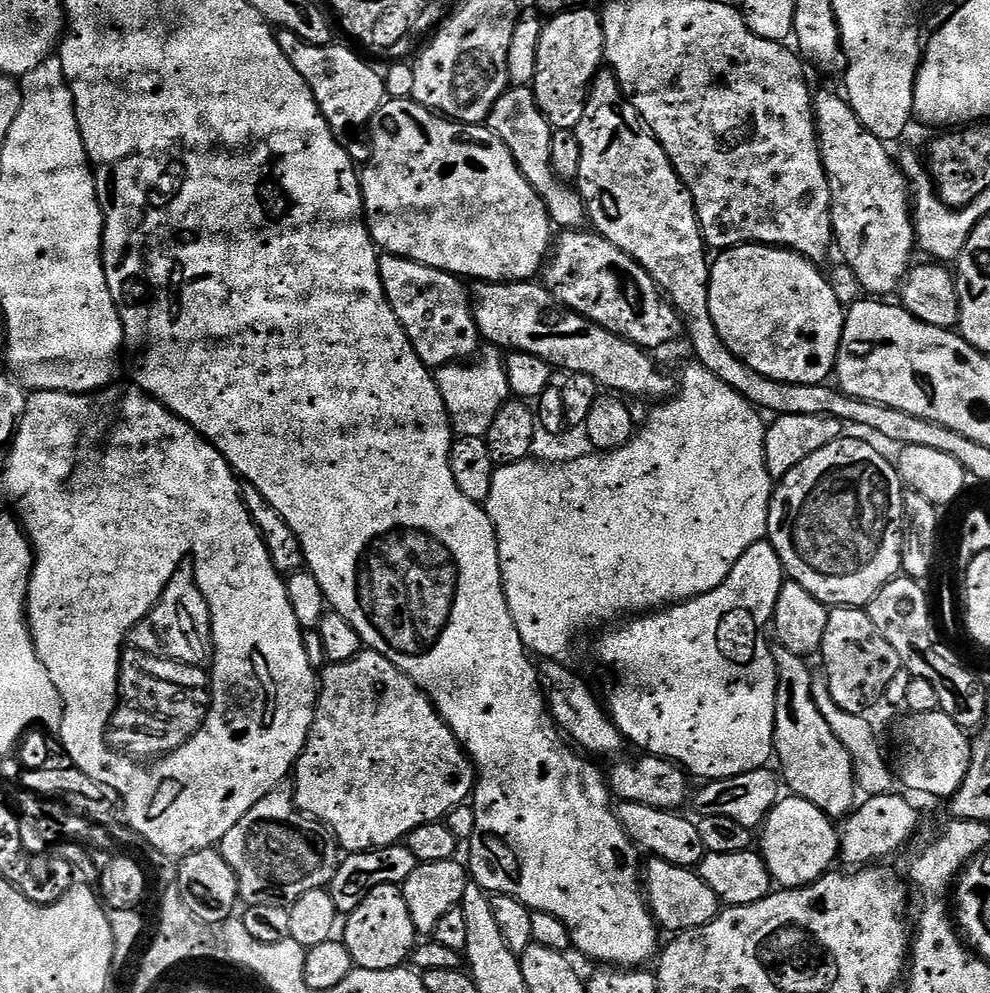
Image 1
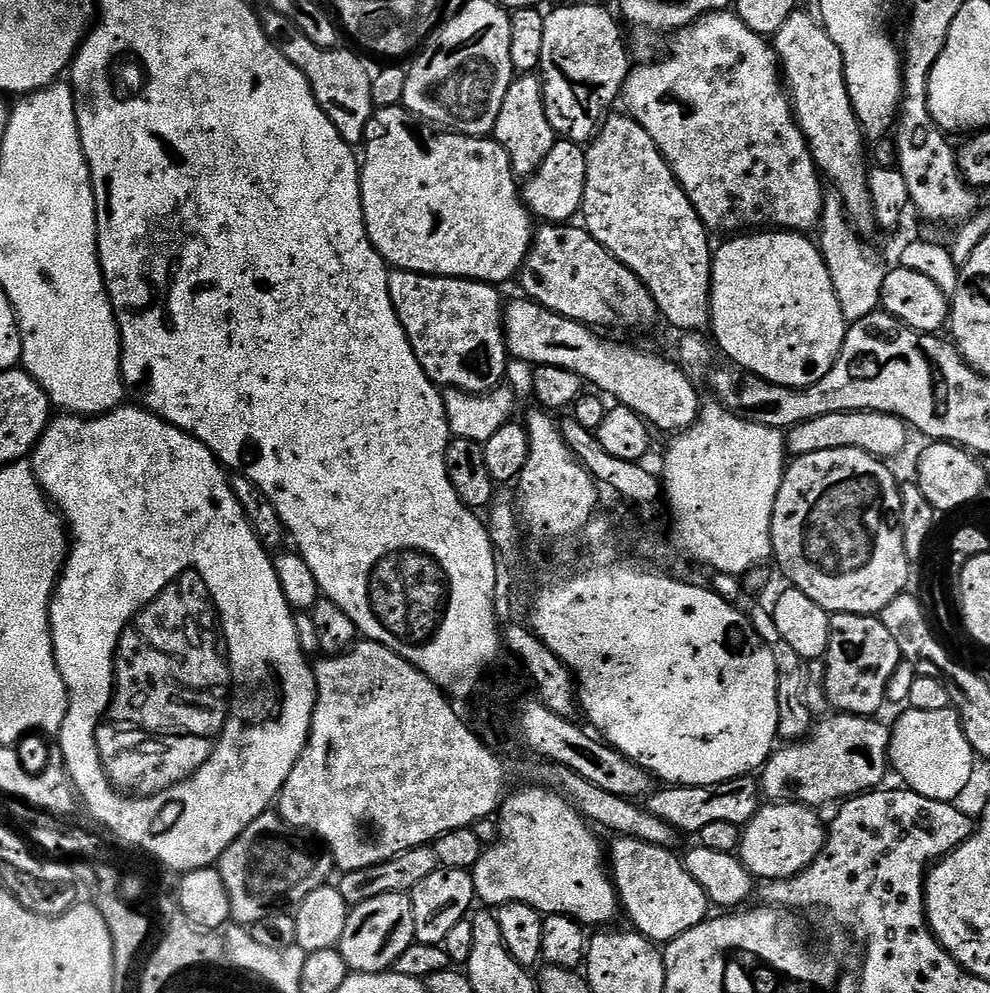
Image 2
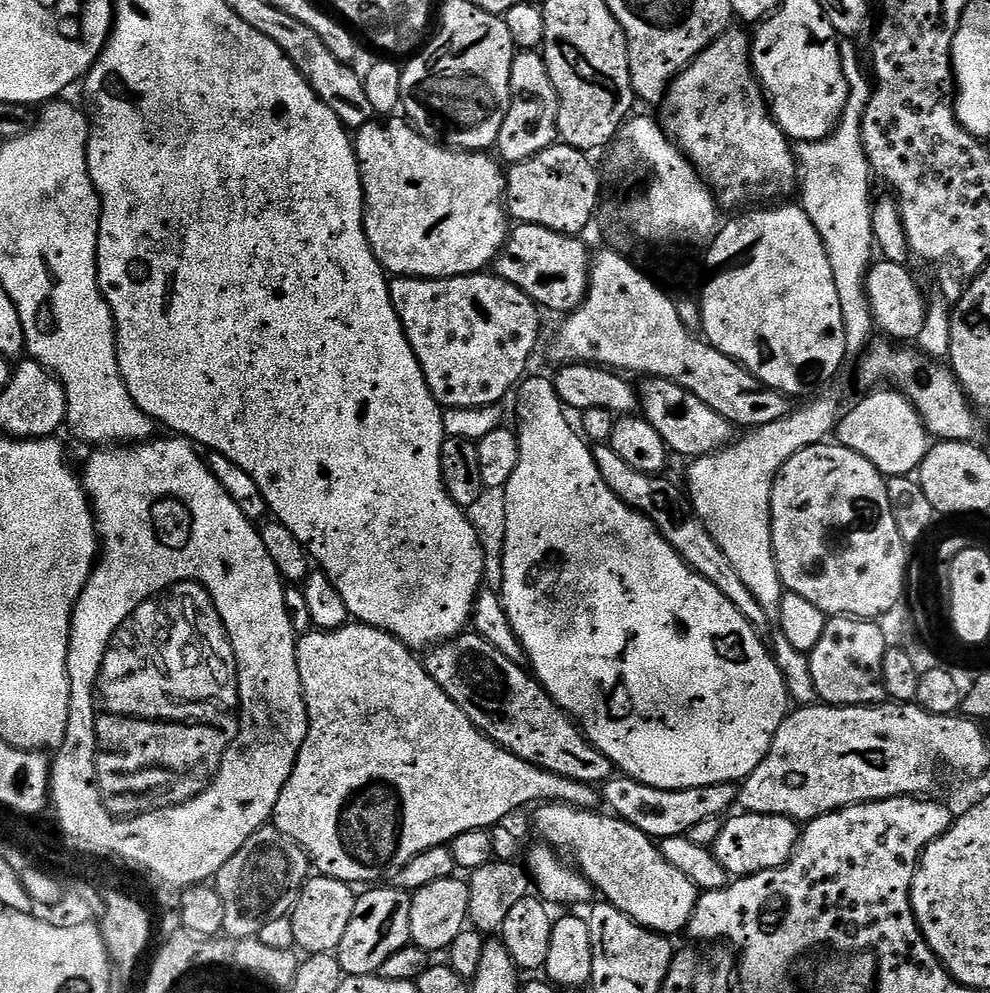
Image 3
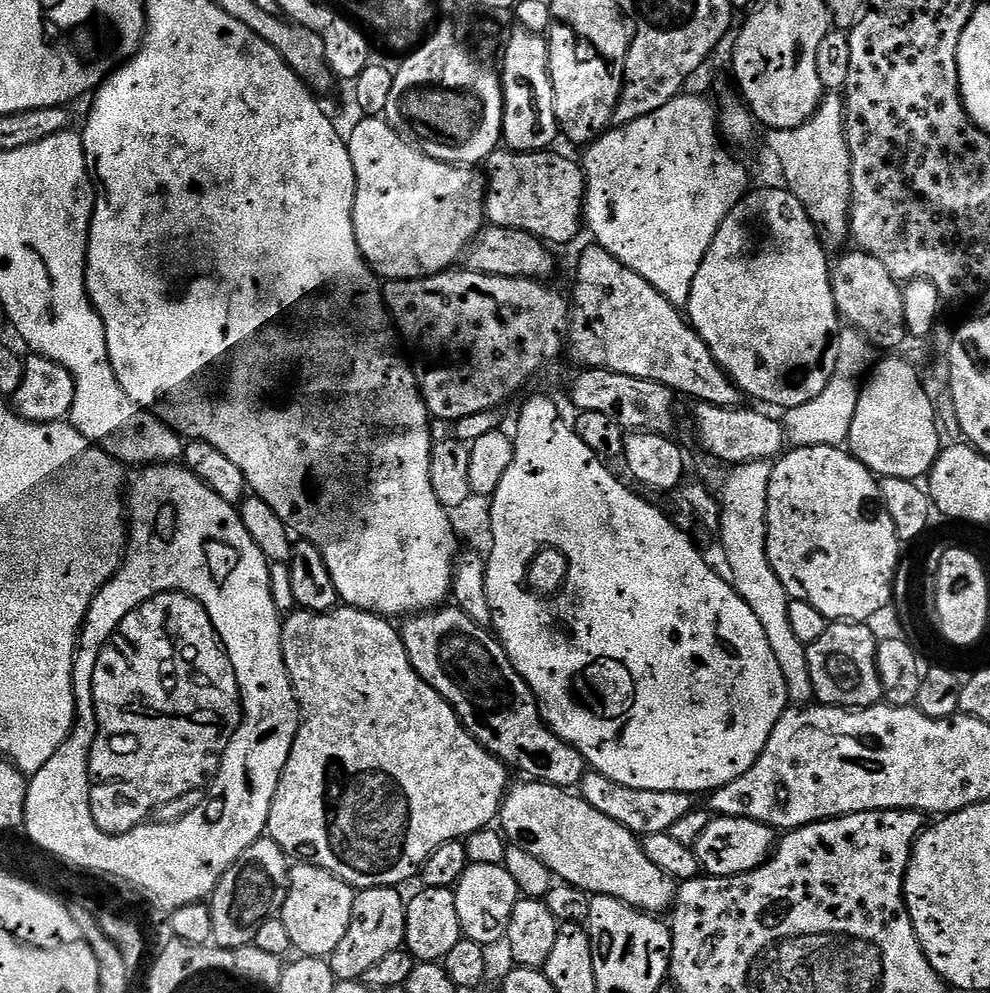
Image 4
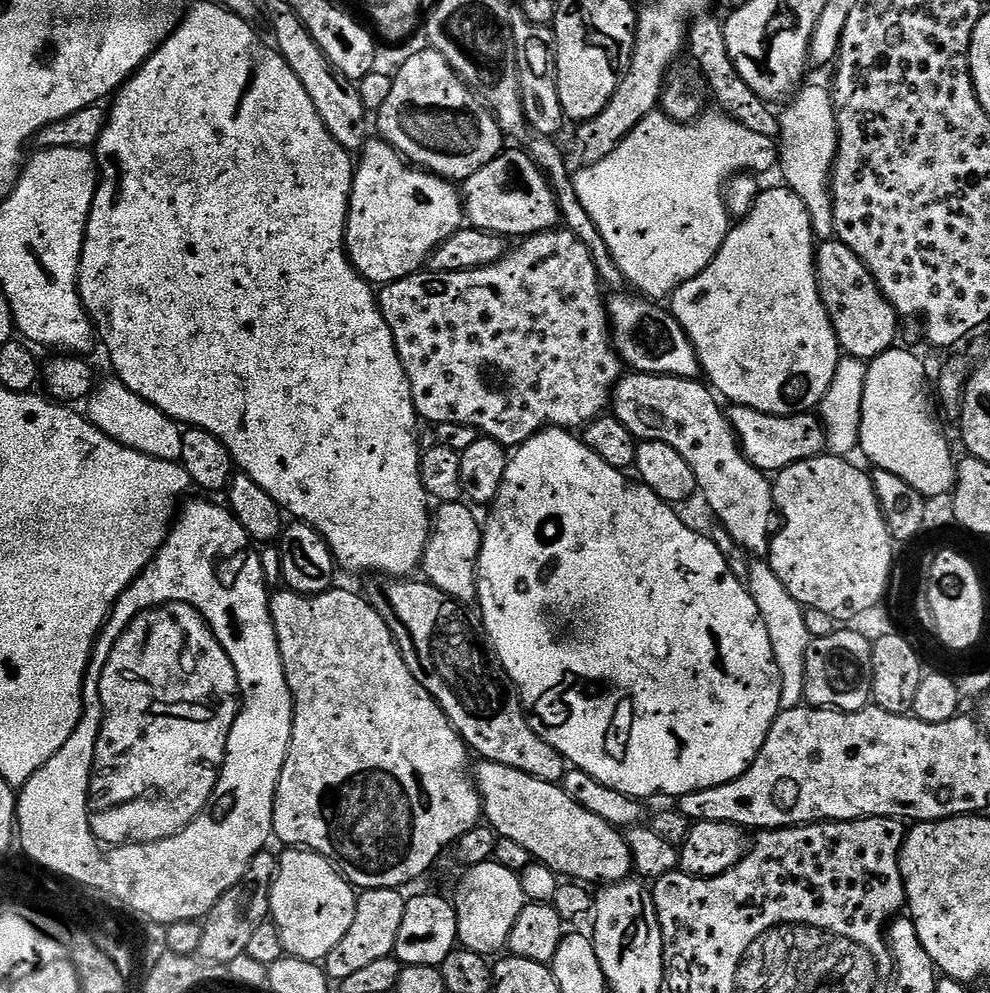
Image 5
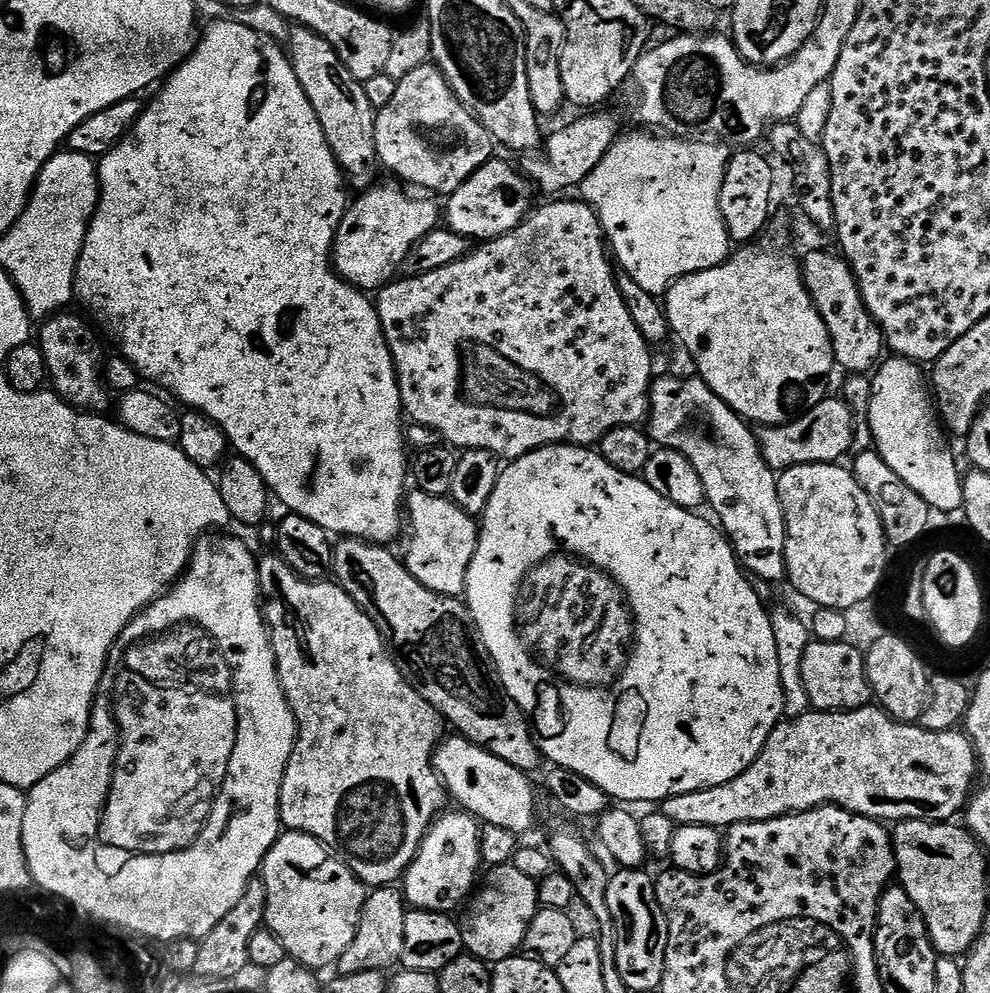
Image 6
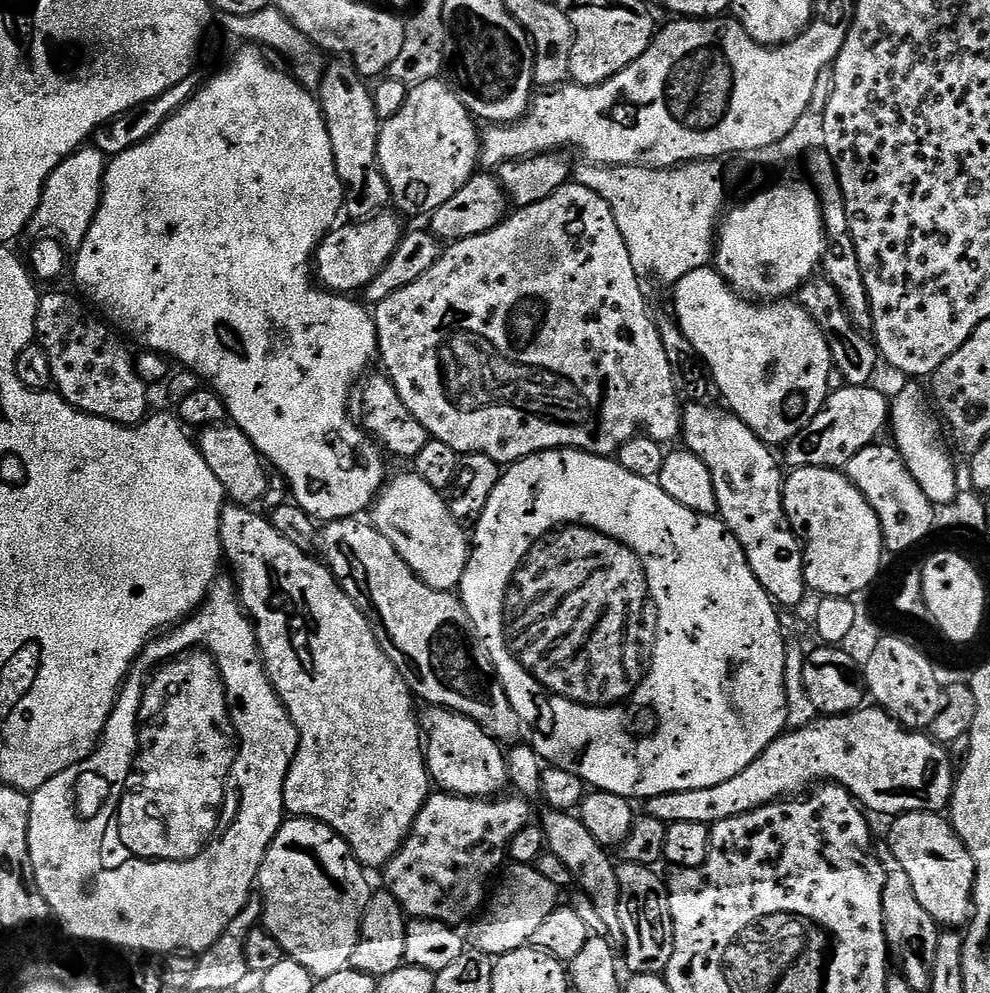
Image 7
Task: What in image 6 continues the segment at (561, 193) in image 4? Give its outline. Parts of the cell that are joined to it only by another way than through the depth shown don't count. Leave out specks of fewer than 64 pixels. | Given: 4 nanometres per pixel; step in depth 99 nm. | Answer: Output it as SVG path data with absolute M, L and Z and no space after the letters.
M487 160L458 190L447 197L446 224L472 242L487 242L514 230L533 211L533 185L515 163Z

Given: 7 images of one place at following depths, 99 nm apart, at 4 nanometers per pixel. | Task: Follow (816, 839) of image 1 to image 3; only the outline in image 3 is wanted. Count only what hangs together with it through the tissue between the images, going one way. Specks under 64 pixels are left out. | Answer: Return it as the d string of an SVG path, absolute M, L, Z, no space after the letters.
M744 812L740 816L729 815L718 834L718 842L710 851L722 862L729 877L753 876L771 868L781 868L795 854L800 843L801 825L795 820L774 814Z

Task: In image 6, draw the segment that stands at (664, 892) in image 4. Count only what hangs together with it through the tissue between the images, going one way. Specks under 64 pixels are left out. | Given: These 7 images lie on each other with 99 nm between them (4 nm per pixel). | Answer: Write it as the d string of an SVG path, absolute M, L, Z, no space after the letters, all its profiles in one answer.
M459 734L445 739L436 749L434 767L449 797L457 800L459 807L484 824L502 826L517 834L528 832L536 820L536 792L529 777L510 762L502 762L494 754L479 748L472 740Z

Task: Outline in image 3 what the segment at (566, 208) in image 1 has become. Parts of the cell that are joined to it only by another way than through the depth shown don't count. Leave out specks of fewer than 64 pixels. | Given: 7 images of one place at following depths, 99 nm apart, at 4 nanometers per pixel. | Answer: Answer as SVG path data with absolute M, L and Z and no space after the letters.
M520 50L513 56L510 90L512 101L506 110L495 147L500 148L498 156L501 161L514 165L557 143L556 115L560 100L556 96L544 57L536 50Z

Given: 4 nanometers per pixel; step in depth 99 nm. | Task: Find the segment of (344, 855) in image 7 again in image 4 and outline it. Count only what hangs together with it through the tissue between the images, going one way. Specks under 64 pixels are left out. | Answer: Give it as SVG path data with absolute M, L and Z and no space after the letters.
M300 862L297 865L289 871L288 891L279 905L278 919L286 922L292 947L300 956L331 957L346 934L346 926L350 926L356 892L351 884L322 870L317 864Z

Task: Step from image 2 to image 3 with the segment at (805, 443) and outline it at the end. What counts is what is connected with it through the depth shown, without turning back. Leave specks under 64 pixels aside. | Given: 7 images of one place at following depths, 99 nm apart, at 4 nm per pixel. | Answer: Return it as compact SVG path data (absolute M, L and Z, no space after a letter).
M892 388L867 393L849 413L841 417L834 433L837 443L862 454L881 475L904 476L915 473L930 447L930 434L924 420L908 397Z

